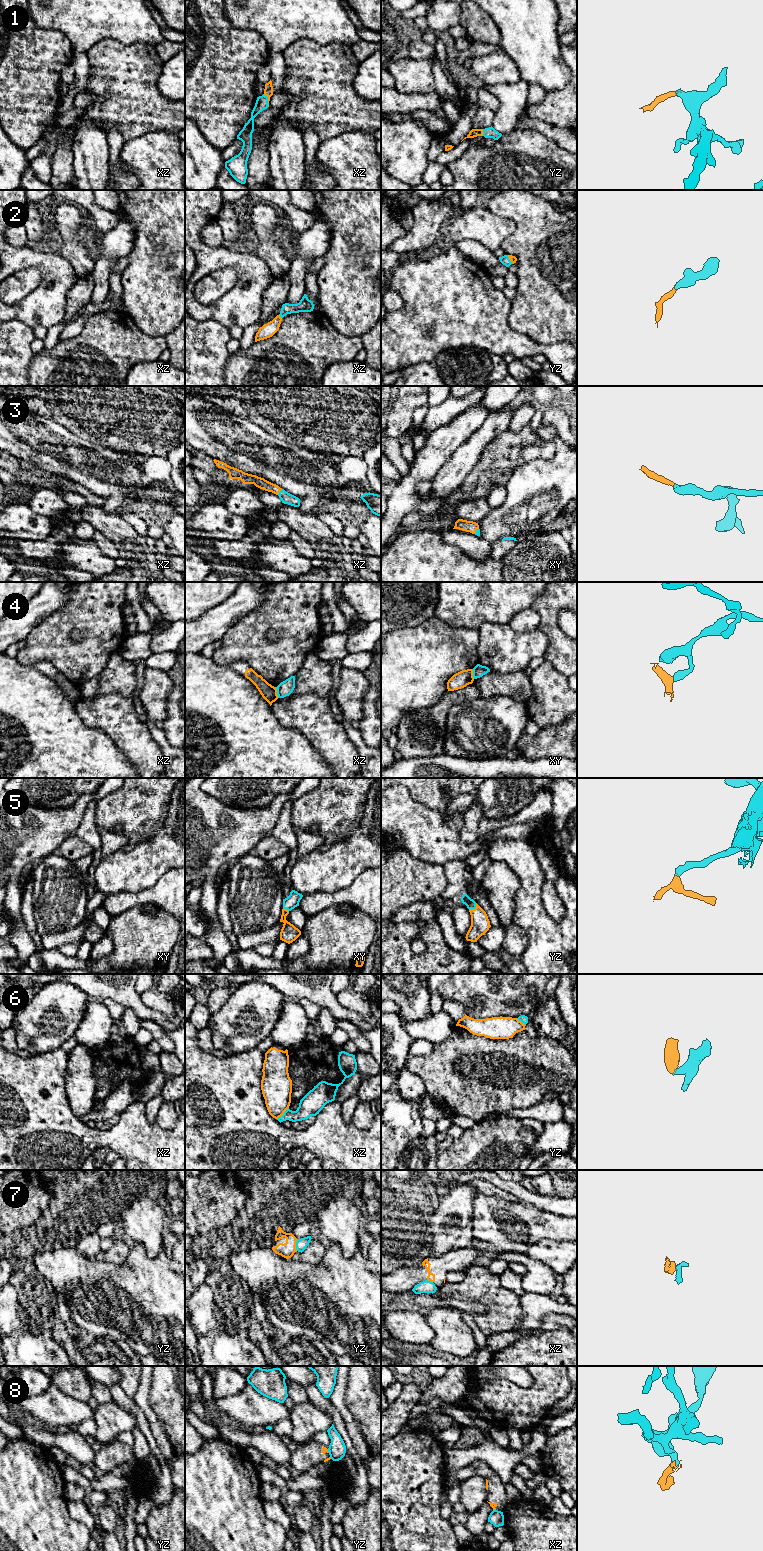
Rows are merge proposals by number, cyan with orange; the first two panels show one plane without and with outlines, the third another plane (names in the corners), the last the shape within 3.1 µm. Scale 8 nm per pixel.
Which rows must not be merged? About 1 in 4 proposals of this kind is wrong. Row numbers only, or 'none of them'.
4, 6, 7, 8

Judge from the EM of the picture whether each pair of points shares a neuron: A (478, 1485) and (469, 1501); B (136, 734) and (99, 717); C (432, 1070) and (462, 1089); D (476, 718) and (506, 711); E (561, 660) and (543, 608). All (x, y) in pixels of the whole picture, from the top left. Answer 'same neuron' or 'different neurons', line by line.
A: same neuron
B: same neuron
C: same neuron
D: same neuron
E: same neuron

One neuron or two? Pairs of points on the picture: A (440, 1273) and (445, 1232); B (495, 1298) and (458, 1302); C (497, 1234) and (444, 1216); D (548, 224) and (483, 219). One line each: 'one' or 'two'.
A: two
B: two
C: two
D: two

